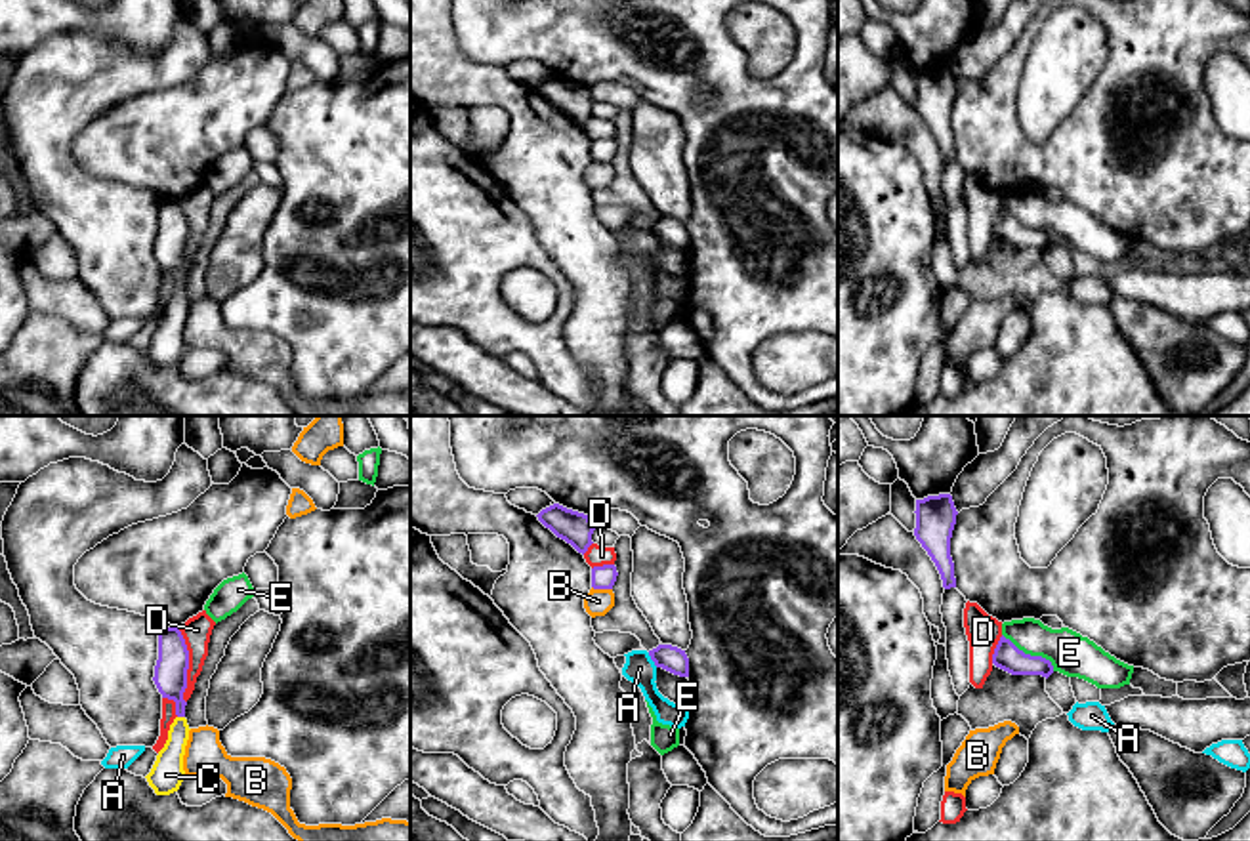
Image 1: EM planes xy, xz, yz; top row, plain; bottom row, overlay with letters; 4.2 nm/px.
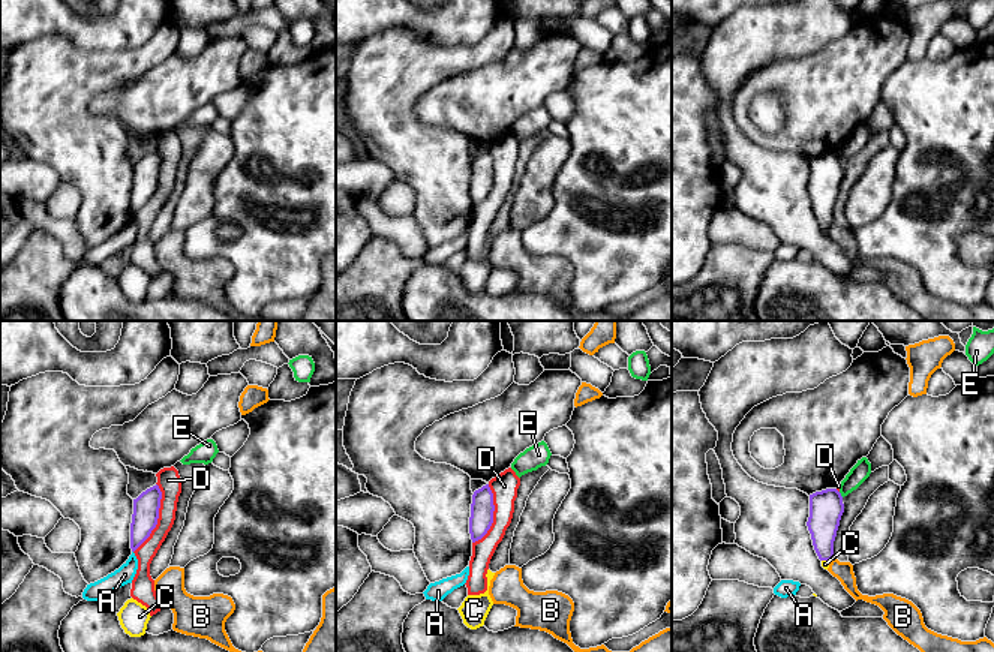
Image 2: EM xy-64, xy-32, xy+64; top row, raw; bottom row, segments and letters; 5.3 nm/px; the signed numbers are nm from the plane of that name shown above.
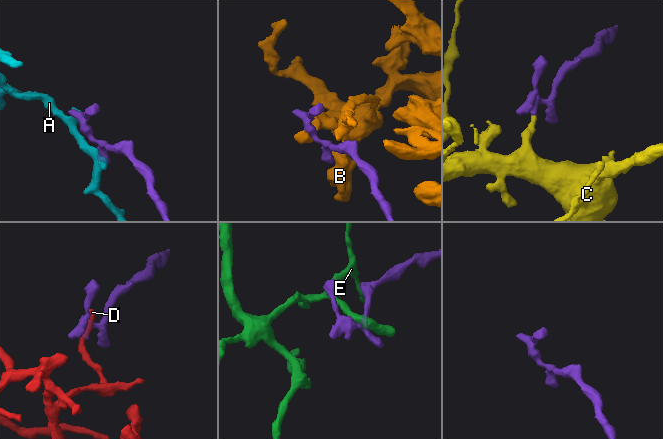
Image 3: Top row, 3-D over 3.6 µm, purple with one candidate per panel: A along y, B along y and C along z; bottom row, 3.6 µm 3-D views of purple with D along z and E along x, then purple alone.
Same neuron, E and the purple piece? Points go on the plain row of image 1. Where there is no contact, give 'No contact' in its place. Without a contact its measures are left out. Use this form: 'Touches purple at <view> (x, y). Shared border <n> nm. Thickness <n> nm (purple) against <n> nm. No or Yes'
Touches purple at yz (1029, 227). Shared border 280 nm. Thickness 120 nm (purple) against 180 nm. No

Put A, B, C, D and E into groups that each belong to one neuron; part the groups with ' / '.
A / B / C / D / E

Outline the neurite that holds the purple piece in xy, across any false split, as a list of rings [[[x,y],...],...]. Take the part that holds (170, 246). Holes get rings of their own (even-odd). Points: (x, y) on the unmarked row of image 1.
[[[179,200],[158,204],[158,233],[155,257],[162,271],[176,275],[176,292],[170,297],[168,313],[158,324],[151,345],[145,349],[156,368],[170,368],[179,362],[183,351],[183,328],[189,313],[183,265],[187,261],[189,223]]]

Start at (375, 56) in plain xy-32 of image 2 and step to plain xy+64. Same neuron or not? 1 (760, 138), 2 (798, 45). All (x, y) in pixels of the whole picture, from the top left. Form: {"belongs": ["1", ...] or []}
{"belongs": ["2"]}

